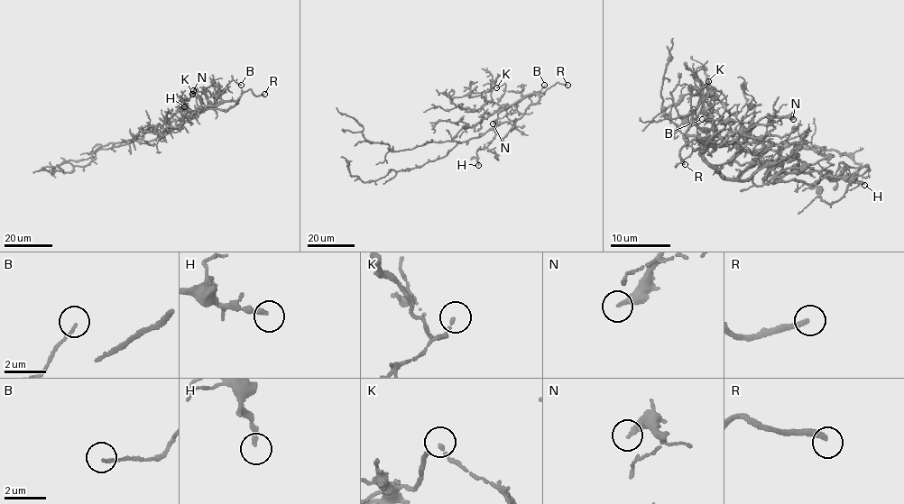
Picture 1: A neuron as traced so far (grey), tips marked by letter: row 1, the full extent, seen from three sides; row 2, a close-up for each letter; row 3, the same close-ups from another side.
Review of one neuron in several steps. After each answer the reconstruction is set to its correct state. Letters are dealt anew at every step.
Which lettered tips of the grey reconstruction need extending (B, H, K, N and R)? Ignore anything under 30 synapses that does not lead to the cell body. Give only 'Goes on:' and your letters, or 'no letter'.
Goes on: R

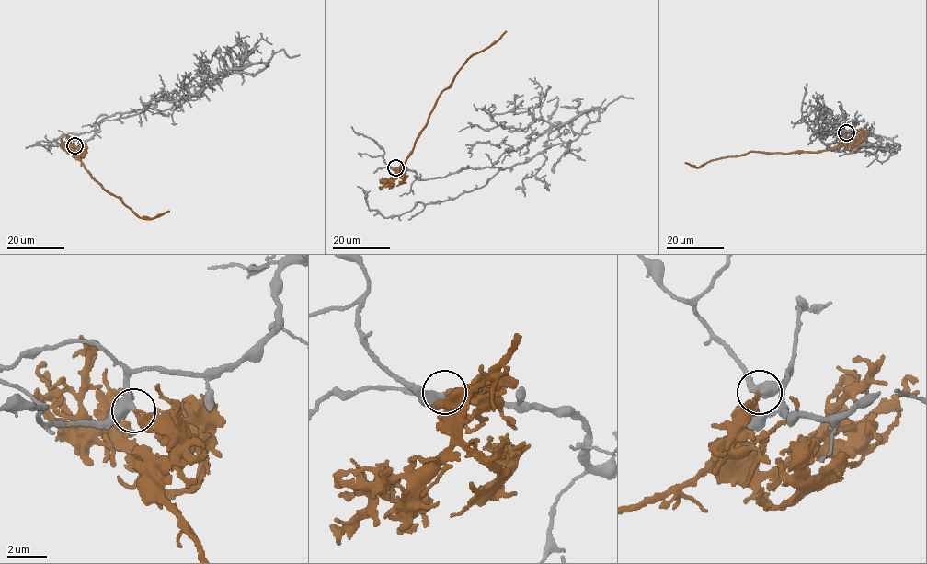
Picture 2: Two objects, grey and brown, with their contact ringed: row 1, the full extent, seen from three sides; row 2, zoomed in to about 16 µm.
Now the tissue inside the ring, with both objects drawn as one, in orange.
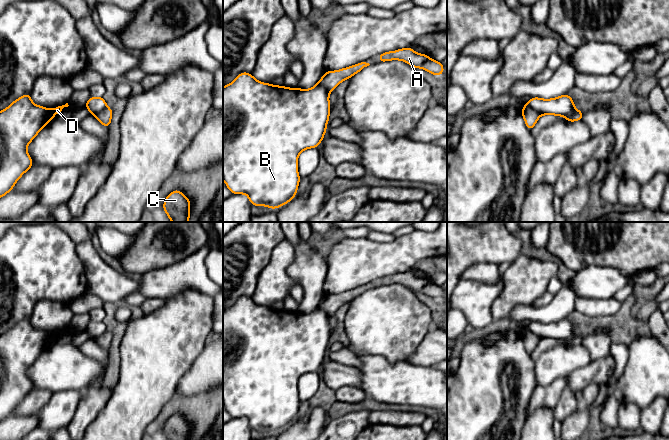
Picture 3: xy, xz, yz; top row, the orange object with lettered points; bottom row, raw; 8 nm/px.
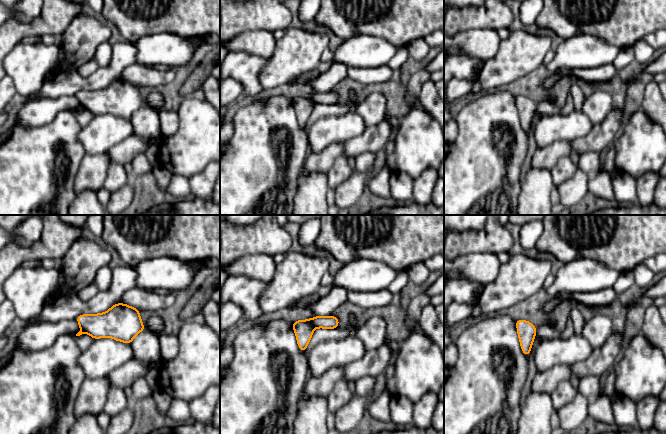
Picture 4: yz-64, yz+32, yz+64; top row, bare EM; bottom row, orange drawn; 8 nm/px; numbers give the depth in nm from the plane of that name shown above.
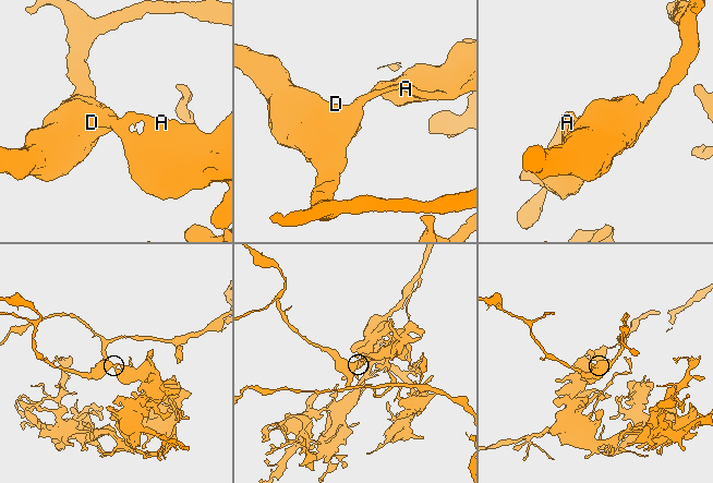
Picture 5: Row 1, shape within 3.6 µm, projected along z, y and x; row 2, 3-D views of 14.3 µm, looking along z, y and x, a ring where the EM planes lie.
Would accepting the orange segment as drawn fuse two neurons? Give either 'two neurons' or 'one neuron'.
two neurons

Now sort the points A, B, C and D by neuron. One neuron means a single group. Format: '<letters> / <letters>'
A C / B D

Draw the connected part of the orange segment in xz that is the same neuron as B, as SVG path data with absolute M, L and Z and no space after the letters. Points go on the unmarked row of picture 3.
M242 296L230 308L223 311L223 404L232 418L246 418L251 429L267 430L276 433L290 426L297 418L300 405L297 385L299 378L309 372L317 372L326 357L326 351L330 339L329 314L317 307L314 311L303 314L298 311L286 312L273 308L257 305L251 297Z

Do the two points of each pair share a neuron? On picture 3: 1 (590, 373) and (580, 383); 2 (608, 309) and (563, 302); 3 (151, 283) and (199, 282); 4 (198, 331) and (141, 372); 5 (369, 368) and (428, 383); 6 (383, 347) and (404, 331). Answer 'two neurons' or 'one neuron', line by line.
1: one neuron
2: two neurons
3: one neuron
4: one neuron
5: one neuron
6: one neuron

